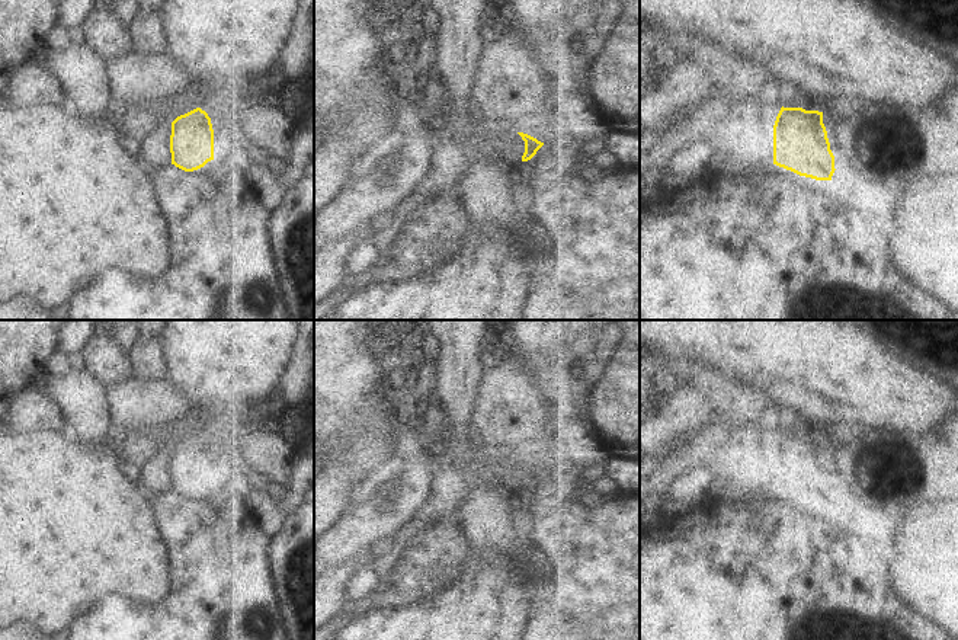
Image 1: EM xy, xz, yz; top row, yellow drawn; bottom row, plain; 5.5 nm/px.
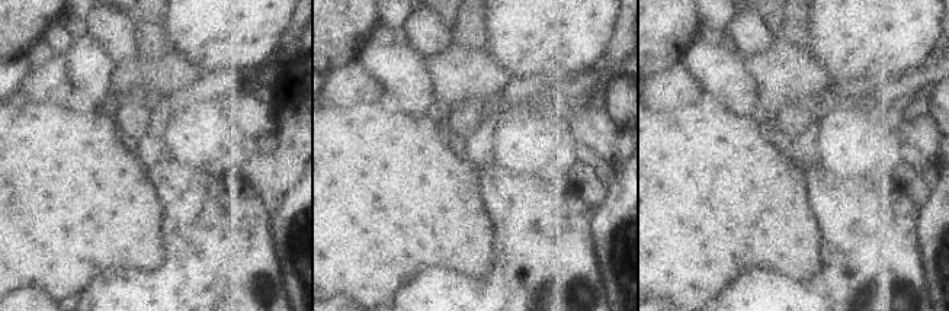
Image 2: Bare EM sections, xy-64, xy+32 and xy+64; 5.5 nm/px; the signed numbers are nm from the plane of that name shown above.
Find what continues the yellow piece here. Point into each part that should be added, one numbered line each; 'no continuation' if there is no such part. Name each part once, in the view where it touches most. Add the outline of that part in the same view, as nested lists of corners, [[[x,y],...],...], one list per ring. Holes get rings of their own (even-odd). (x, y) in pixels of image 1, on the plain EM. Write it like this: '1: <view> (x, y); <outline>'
1: yz (718, 451); [[[731,387],[722,401],[715,401],[712,415],[691,419],[660,436],[640,442],[640,516],[651,506],[686,489],[708,486],[738,497],[765,497],[773,490],[773,451],[782,428],[766,425],[746,428],[741,423],[741,396]]]

